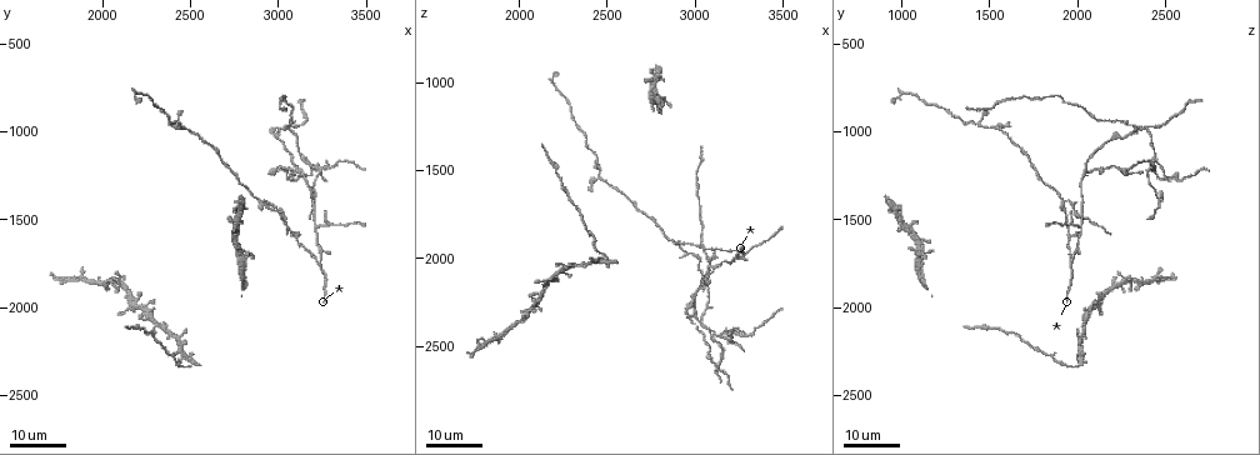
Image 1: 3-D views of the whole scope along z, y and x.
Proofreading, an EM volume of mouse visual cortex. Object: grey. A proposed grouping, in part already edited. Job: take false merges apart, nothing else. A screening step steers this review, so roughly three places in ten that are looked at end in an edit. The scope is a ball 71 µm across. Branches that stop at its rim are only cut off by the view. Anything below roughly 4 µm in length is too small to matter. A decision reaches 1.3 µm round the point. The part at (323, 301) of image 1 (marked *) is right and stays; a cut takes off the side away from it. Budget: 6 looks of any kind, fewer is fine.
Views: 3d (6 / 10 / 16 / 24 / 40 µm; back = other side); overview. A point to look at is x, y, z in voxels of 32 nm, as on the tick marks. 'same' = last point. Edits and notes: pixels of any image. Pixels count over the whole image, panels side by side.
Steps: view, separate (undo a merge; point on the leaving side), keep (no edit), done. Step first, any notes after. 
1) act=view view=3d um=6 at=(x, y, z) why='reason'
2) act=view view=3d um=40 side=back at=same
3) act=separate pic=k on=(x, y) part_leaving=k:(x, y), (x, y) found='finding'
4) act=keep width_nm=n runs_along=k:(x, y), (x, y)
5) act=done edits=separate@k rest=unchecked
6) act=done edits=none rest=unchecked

act=view view=3d um=24 at=(3220, 1760, 1960) why='side arm on a straight run'

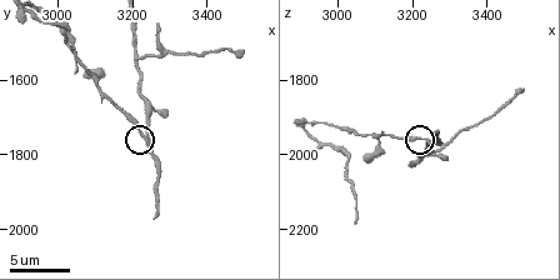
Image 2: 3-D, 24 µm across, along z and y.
act=view view=3d um=10 at=(3240, 1740, 1950)

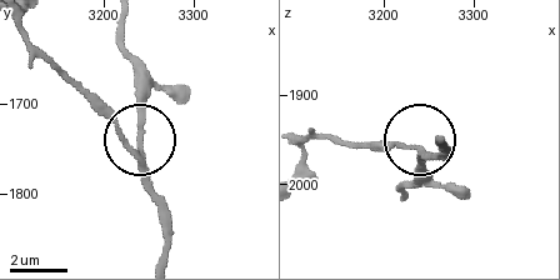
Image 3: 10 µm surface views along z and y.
act=keep arms=3 found='all the same neuron'

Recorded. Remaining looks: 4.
act=view view=3d um=16 at=(3220, 1540, 2020) why='branch point'

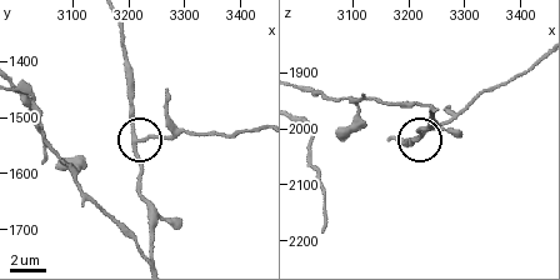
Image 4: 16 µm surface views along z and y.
act=view view=3d um=10 at=same

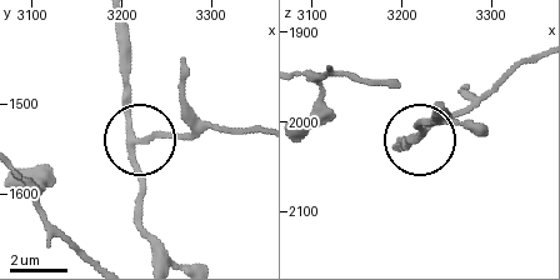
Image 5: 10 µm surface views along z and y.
act=keep side_arm_um=11 runs_along=5:(155, 253), (143, 216), (136, 145), (143, 138), (191, 138) found='continuous, no second neuron'

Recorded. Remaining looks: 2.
act=view view=3d um=24 at=(3100, 1280, 2580) why='thick turns thin'

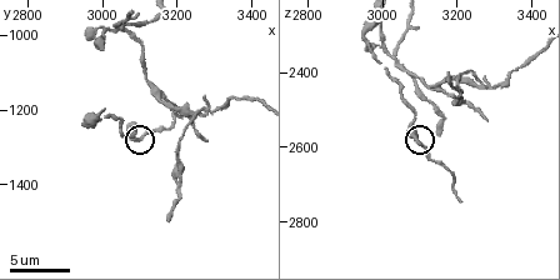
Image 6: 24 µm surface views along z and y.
act=view view=3d um=10 at=(3100, 1280, 2580)

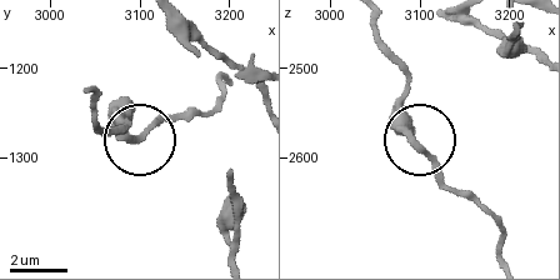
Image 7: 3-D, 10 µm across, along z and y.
act=keep runs_along=7:(373, 25), (409, 89), (404, 125), (456, 194) found='all the same neuron'

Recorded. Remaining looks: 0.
act=done edits=none rest=unchecked

